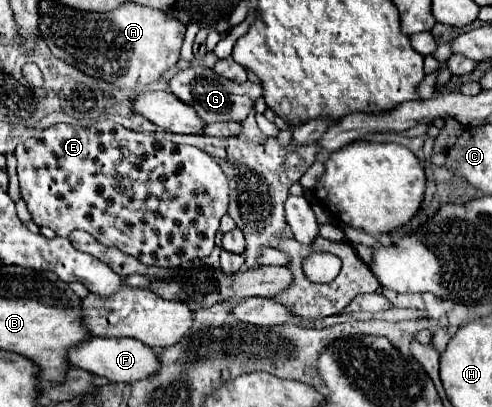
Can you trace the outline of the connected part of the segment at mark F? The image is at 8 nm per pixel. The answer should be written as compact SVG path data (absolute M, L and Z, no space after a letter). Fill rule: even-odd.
M91 337L89 341L83 341L81 345L73 347L69 351L69 361L73 367L85 369L97 377L105 377L109 381L123 381L133 383L139 379L145 379L153 373L157 373L157 353L149 345L141 345L137 339L103 339L103 337Z

